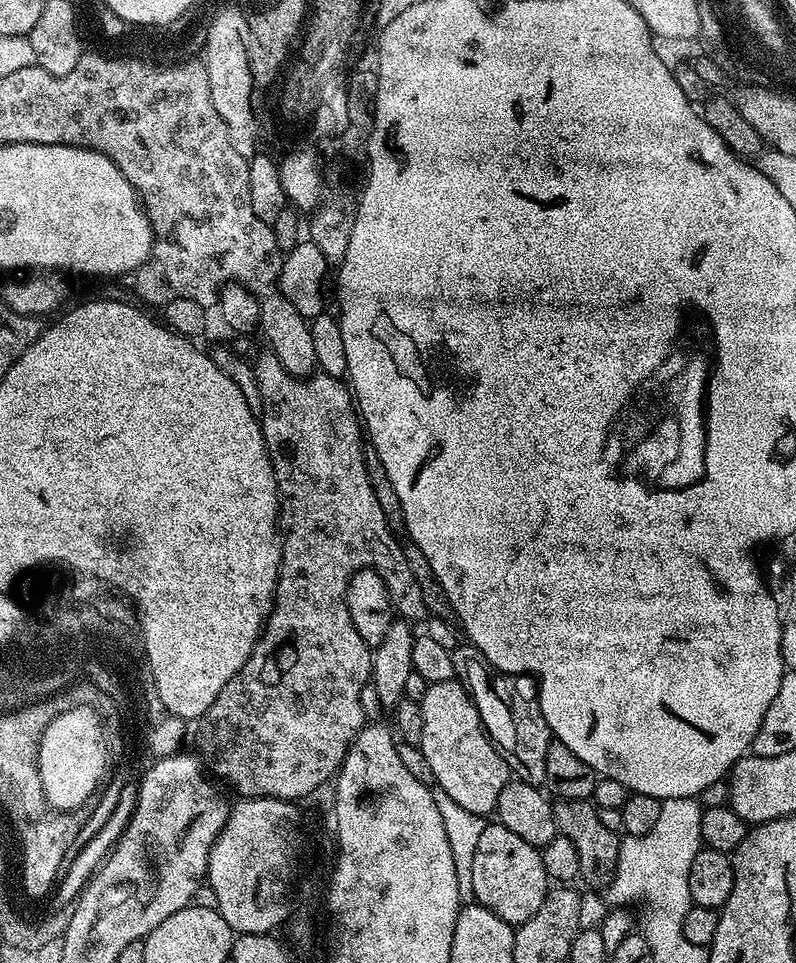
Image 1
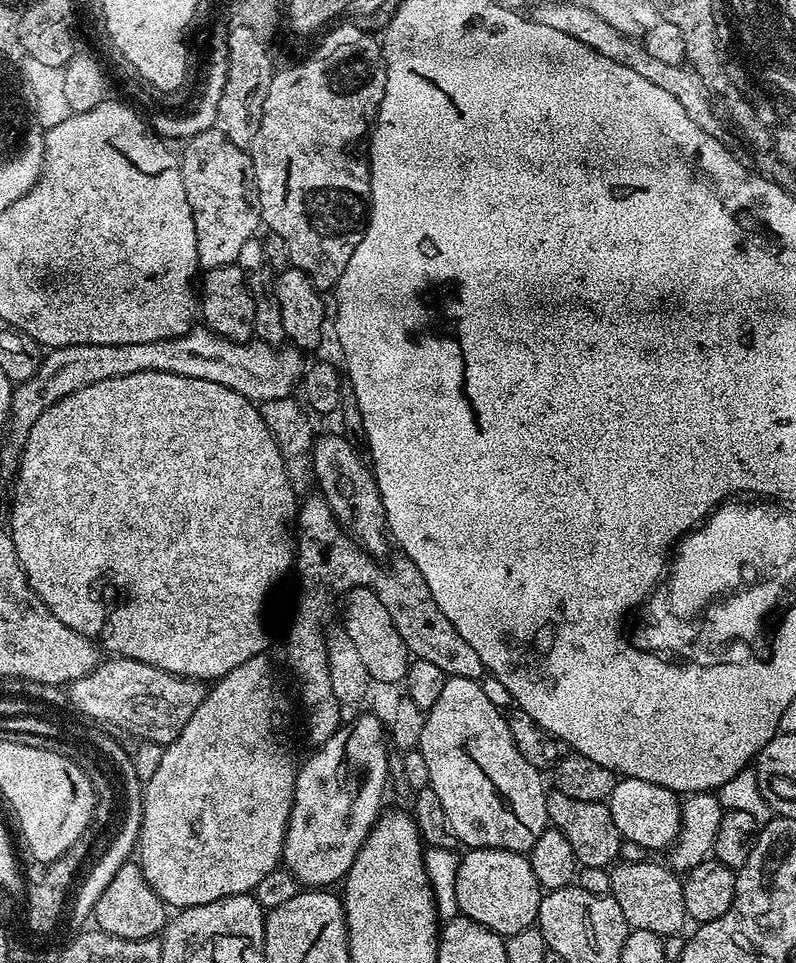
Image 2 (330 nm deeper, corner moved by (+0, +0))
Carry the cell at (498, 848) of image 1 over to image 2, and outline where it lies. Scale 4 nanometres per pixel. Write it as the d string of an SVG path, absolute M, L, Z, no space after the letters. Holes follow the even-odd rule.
M473 848L465 853L460 856L458 866L460 915L486 926L502 938L533 927L542 889L538 878L534 878L527 855L505 848Z

